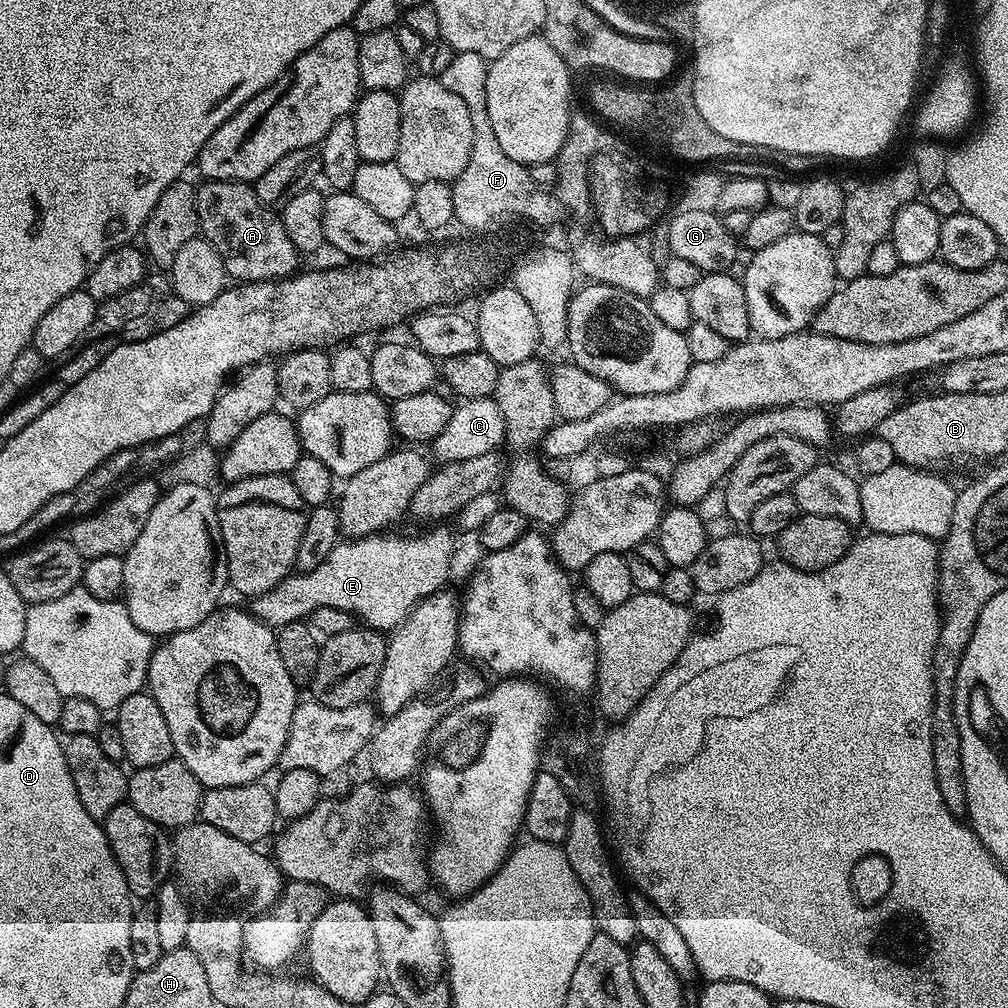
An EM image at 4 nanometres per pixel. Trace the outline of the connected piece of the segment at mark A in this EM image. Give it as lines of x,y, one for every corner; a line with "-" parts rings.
204,180
196,188
199,235
221,256
233,281
253,284
263,280
287,280
302,260
294,242
286,238
286,226
271,207
256,197
255,187
242,180

